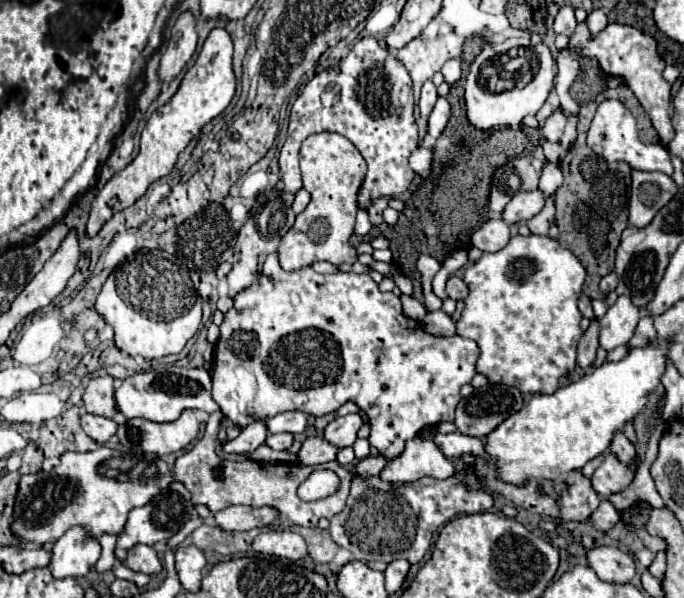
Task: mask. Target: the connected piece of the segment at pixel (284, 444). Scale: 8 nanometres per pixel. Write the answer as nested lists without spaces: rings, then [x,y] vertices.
[[[276,433],[276,435],[268,435],[266,437],[266,445],[272,447],[272,449],[278,449],[278,451],[284,451],[292,445],[294,437],[290,433]]]

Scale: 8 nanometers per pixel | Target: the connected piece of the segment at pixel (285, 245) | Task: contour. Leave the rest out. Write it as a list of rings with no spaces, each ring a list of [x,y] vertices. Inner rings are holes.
[[[316,133],[302,143],[300,171],[304,189],[312,195],[312,201],[296,217],[296,223],[278,245],[282,269],[298,271],[314,261],[328,261],[332,265],[356,263],[358,255],[348,239],[354,233],[354,219],[358,213],[356,193],[366,177],[364,157],[346,137],[338,133]]]

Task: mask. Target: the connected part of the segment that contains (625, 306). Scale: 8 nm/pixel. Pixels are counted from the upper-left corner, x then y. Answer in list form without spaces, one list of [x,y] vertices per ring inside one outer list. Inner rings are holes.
[[[620,295],[616,303],[600,319],[599,345],[606,351],[626,345],[634,335],[640,319],[640,309],[630,301],[630,297]]]

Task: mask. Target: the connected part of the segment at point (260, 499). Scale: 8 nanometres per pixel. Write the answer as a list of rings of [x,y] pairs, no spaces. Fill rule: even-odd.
[[[216,411],[210,415],[208,423],[206,423],[206,431],[204,437],[186,453],[182,453],[176,463],[174,463],[174,479],[182,485],[186,485],[186,489],[192,493],[192,503],[194,505],[206,505],[212,513],[226,509],[228,505],[250,505],[250,507],[274,507],[278,509],[278,519],[282,525],[300,525],[300,527],[316,527],[318,521],[322,517],[332,519],[334,515],[338,515],[344,505],[346,505],[346,497],[350,491],[350,481],[352,475],[350,471],[346,471],[338,461],[330,461],[324,465],[316,465],[316,467],[306,467],[302,463],[260,463],[260,461],[240,461],[240,459],[226,459],[220,449],[218,449],[218,431],[220,425],[226,417]],[[318,469],[332,469],[342,485],[338,489],[336,495],[320,499],[320,501],[312,501],[306,503],[302,501],[296,491],[300,487],[300,483],[314,471]]]

